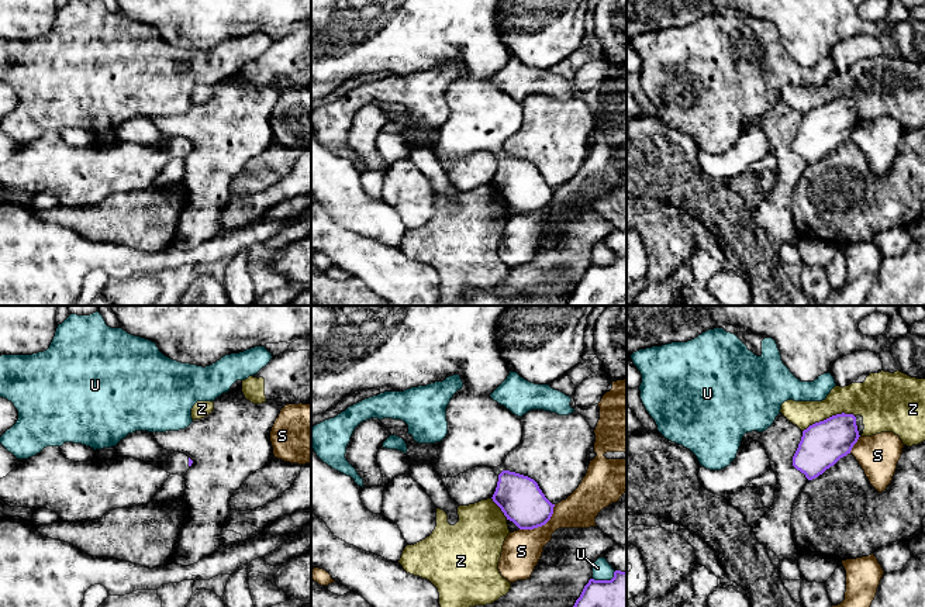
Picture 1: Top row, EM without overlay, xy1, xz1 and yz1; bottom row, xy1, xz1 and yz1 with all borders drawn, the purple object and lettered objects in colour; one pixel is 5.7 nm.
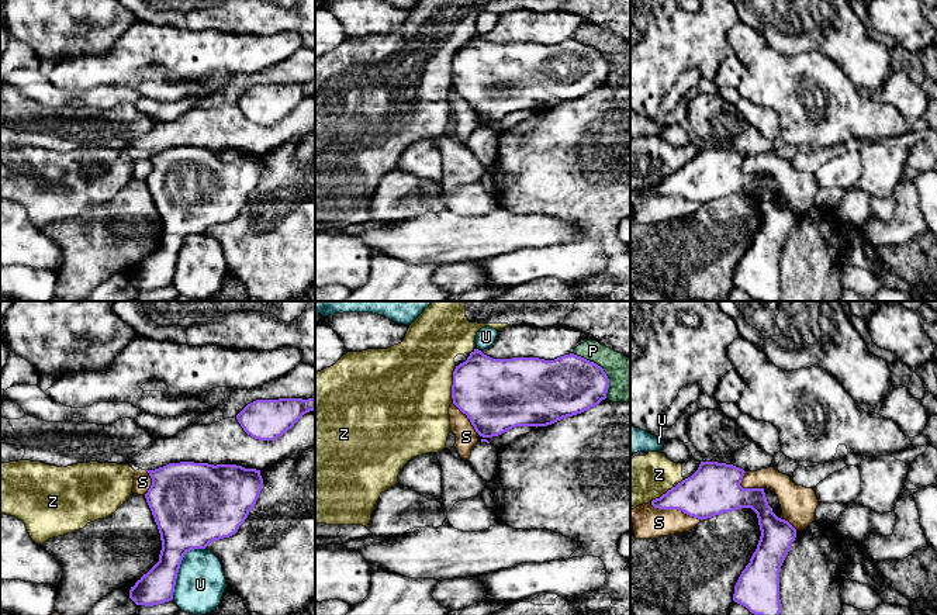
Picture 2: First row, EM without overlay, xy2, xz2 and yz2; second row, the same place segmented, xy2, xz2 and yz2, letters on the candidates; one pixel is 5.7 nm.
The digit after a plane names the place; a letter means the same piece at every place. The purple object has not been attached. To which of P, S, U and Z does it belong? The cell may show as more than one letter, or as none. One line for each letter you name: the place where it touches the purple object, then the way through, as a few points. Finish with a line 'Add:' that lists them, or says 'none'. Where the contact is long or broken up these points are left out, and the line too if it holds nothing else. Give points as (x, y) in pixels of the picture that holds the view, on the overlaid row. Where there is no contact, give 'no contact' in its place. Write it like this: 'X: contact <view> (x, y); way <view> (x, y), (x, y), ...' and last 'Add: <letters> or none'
Add: none

